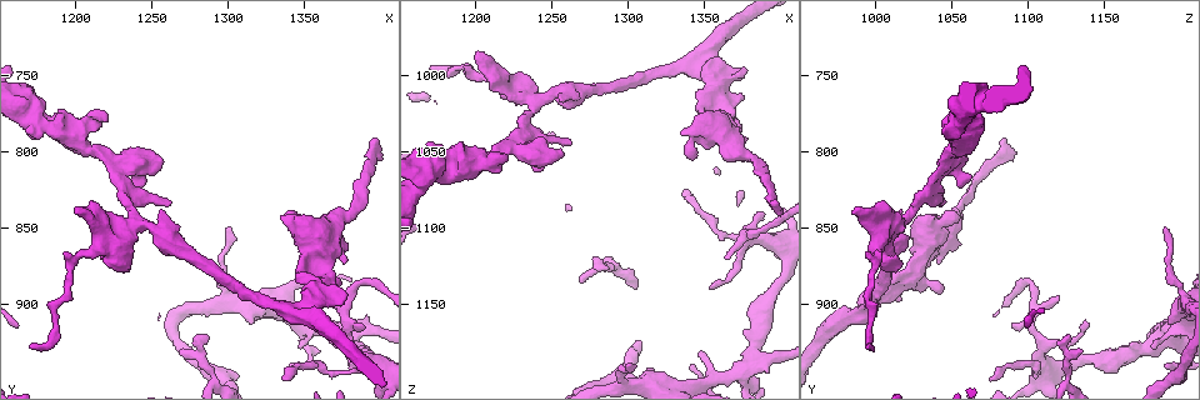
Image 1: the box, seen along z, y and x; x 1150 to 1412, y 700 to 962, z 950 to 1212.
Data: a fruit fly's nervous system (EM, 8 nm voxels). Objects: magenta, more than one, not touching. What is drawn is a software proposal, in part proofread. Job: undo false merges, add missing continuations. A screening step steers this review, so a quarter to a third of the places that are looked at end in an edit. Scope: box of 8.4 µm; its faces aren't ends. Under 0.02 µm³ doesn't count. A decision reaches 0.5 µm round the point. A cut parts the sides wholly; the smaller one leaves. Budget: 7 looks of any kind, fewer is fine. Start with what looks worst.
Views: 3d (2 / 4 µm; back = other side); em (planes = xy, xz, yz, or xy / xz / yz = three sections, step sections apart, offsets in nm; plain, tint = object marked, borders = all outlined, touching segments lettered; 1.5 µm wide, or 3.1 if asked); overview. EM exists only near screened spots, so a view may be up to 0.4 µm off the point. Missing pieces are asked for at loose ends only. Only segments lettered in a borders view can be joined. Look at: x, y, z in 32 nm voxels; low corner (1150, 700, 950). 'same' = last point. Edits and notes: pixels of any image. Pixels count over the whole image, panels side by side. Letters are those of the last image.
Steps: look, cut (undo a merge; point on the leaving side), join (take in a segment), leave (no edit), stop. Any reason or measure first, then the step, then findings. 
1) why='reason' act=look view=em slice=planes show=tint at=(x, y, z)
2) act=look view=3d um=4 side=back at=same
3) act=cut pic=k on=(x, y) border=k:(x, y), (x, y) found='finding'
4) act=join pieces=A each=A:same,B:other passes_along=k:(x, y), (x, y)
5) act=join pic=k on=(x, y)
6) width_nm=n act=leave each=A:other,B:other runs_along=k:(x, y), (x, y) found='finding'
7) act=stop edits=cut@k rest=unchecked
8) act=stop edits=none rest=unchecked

why='free end' act=look view=3d um=4 at=(1334, 844, 1040)

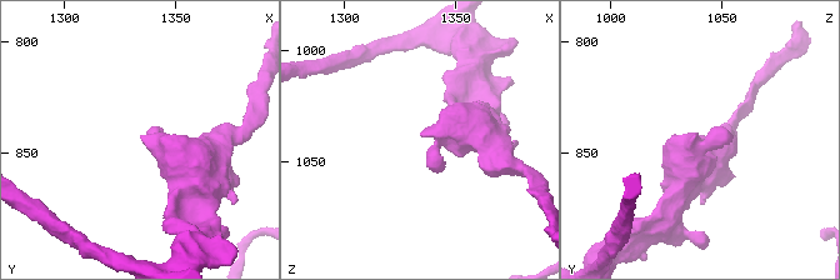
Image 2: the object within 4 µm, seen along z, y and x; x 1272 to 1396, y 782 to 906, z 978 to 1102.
act=look view=em slice=xz step=4 show=borders at=(1335, 844, 1038)

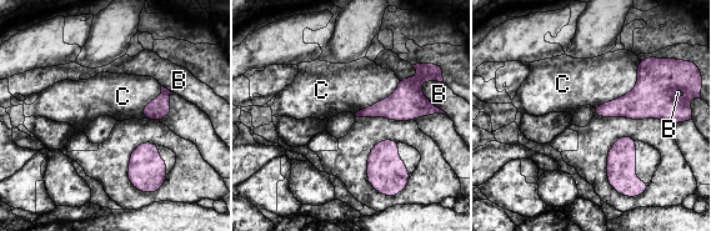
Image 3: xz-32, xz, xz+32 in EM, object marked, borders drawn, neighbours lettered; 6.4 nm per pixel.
why='cut it another way' act=look view=em slice=planes show=borders at=same

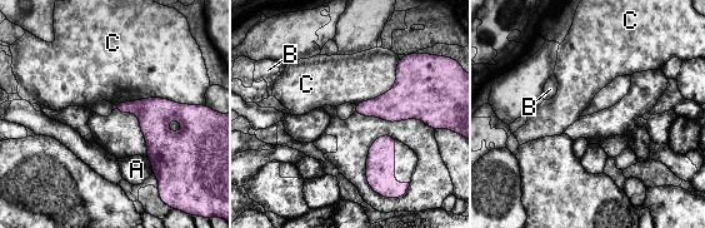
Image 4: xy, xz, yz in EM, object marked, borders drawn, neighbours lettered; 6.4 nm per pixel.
act=leave each=A:other,B:other,C:other found='none of them fits'

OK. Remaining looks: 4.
why='thick end' act=look view=3d um=4 at=(1200, 838, 984)

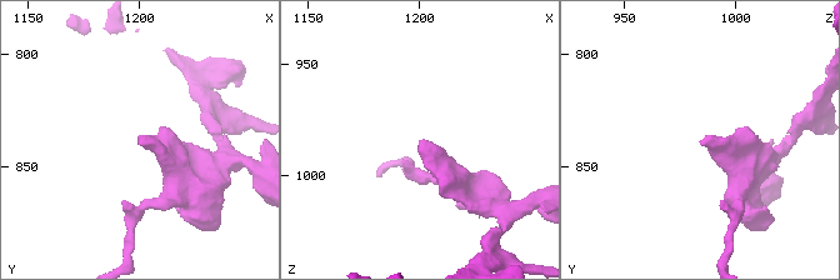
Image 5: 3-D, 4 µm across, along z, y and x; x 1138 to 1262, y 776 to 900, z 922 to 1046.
act=look view=em slice=planes show=plain at=(1201, 841, 986)

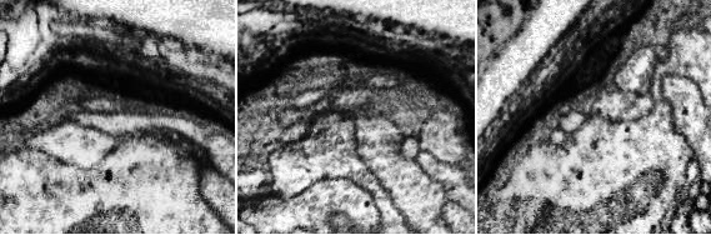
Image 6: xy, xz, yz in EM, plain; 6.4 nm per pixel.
act=look view=em slice=planes show=borders at=same

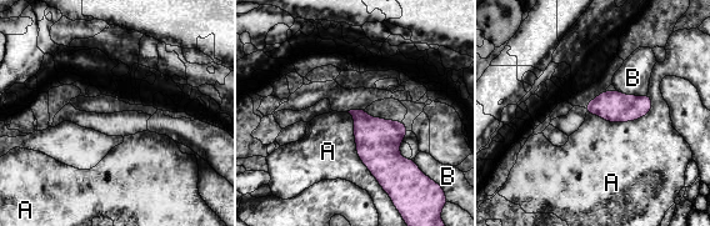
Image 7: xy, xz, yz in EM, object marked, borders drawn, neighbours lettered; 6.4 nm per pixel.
width_nm=200 act=leave each=A:other,B:other border=7:(348, 111), (355, 152), (390, 196) found='none of them fits'

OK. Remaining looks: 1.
why='an open end' act=look view=em slice=planes show=borders at=(1364, 896, 1120)

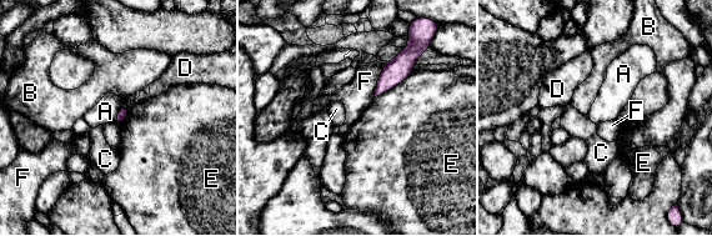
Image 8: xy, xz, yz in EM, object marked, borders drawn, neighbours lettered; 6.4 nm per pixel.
longest_contact=E:300nm act=leave each=A:other,B:other,C:other,D:other,E:other,F:other border=8:(123, 104), (114, 120) found='no lettered segment goes on from it'

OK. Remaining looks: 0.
act=stop edits=none rest=unchecked

